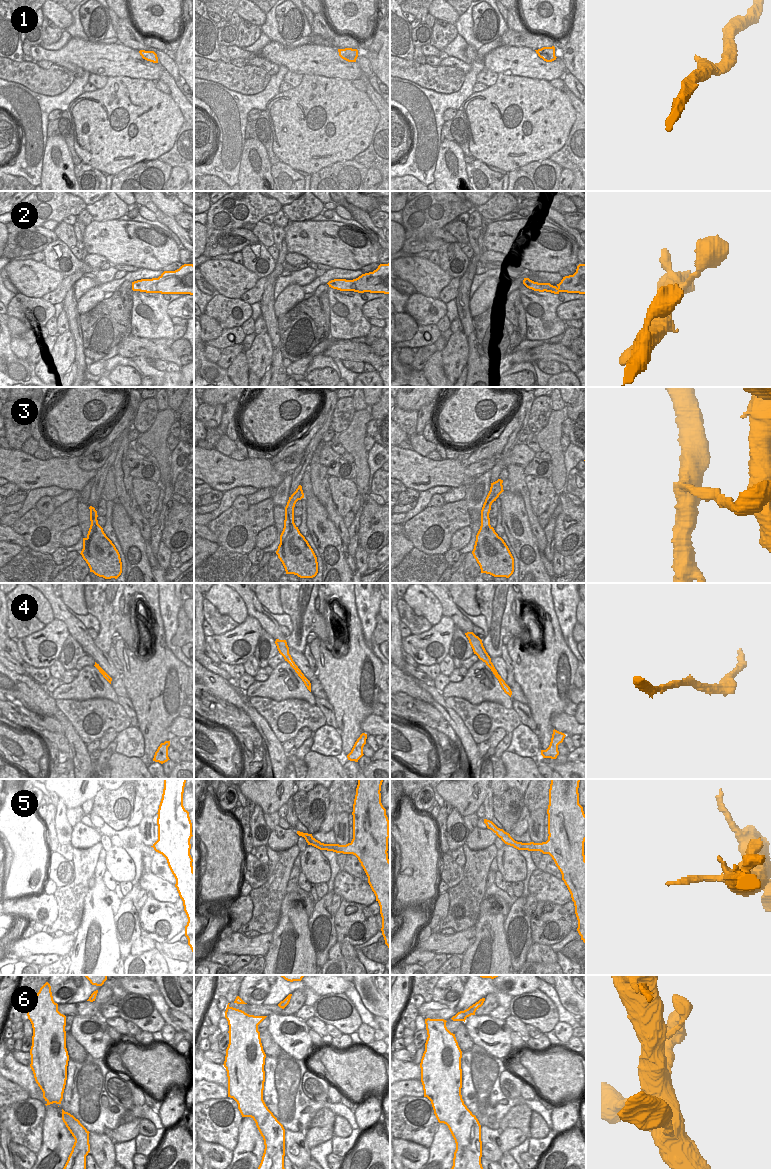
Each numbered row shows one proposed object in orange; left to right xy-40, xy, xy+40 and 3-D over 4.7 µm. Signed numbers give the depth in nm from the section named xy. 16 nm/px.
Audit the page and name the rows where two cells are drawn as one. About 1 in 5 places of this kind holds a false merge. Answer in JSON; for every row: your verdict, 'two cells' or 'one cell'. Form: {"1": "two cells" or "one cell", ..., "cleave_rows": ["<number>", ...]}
{"1": "one cell", "2": "one cell", "3": "one cell", "4": "one cell", "5": "one cell", "6": "one cell", "cleave_rows": []}

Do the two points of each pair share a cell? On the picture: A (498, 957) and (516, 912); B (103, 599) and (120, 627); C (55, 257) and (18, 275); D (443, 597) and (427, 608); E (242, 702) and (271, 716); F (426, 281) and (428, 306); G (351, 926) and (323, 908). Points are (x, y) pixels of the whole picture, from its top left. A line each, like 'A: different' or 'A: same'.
A: different
B: same
C: different
D: different
E: different
F: different
G: different

